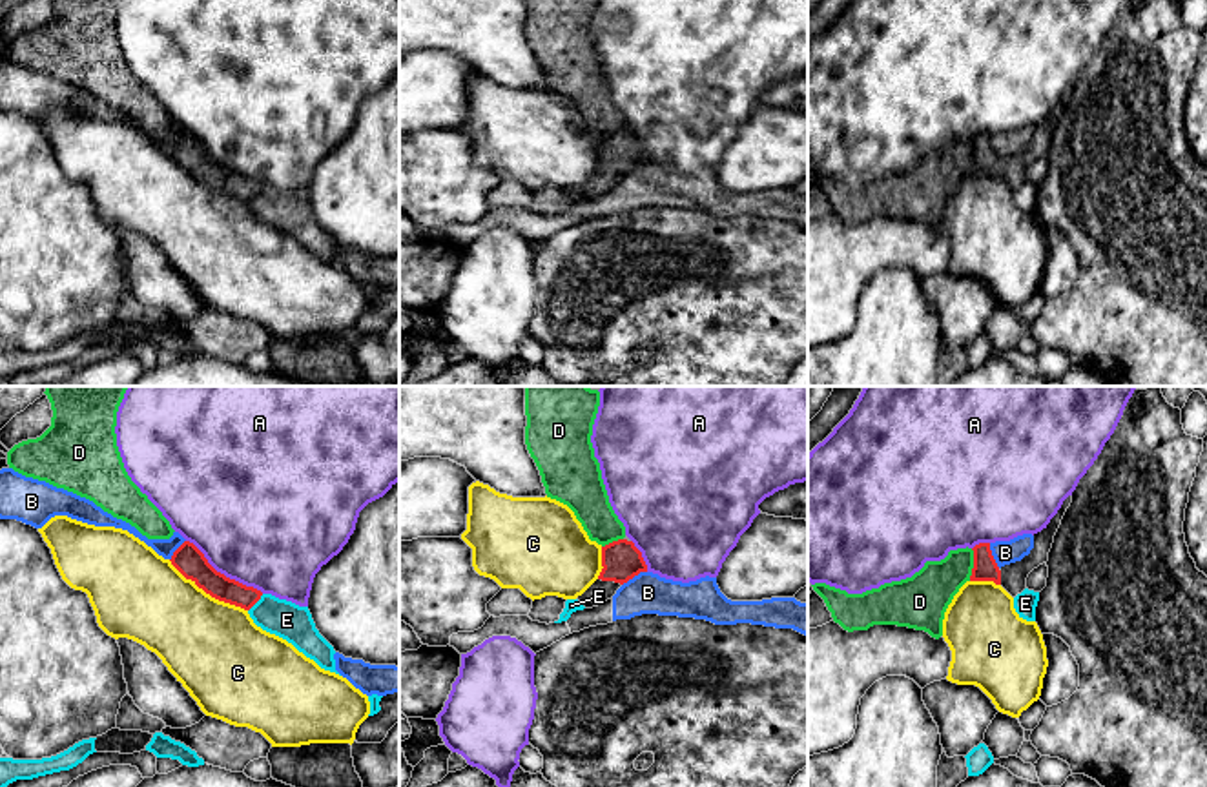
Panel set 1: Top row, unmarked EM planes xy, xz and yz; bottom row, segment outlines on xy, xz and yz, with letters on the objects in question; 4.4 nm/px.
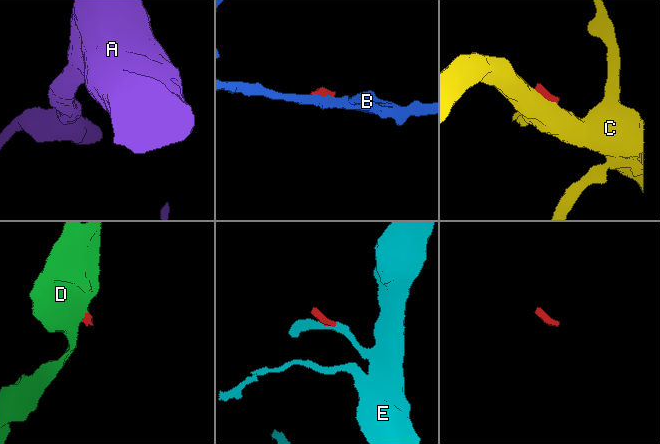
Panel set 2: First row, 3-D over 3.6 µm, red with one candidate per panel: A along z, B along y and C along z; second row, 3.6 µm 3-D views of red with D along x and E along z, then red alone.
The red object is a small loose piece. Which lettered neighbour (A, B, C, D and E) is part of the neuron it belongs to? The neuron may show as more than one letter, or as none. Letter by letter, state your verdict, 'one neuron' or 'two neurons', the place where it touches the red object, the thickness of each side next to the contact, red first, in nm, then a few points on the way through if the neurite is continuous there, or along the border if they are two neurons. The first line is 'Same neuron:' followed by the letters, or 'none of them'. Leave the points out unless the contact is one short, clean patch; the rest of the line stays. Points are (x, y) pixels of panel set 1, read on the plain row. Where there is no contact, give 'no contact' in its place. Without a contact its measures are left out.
Same neuron: none of them
A: two neurons; contact xy (223, 166); calibres 140 and 500 nm; border xy (186, 132), (217, 163), (263, 184)
B: two neurons; contact xz (633, 168); calibres 170 and 180 nm; border xz (646, 163), (640, 163), (622, 177)
C: two neurons; contact xy (208, 184); calibres 140 and 420 nm; border xy (168, 152), (212, 188), (247, 203)
D: two neurons; contact yz (974, 157); calibres 110 and 220 nm; border yz (972, 141), (972, 166), (969, 172)
E: two neurons; contact xy (256, 194); calibres 110 and 160 nm; border xy (263, 186), (248, 203)

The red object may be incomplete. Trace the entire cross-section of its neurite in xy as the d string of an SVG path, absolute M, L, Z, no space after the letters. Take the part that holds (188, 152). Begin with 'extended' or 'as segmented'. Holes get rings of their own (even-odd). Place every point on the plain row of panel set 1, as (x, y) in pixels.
as segmented; M184 133L173 144L170 153L186 171L191 171L199 180L219 193L250 202L263 188L261 182L217 164L190 133Z

